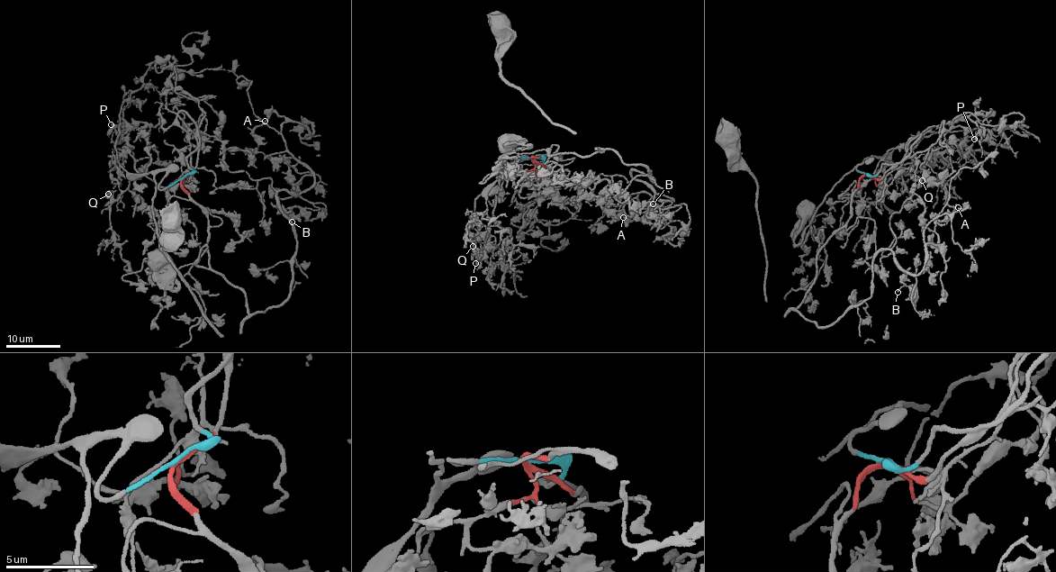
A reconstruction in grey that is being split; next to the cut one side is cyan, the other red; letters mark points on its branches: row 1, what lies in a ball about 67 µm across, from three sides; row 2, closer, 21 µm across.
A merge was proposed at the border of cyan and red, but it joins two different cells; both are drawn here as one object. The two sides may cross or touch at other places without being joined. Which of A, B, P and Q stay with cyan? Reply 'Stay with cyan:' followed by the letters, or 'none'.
Stay with cyan: P, Q

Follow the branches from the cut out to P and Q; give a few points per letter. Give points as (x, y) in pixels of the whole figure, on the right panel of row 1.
P: (866, 174), (856, 168), (867, 158), (895, 164), (925, 161), (930, 154), (957, 150), (965, 138), (974, 139)
Q: (866, 174), (856, 168), (874, 157), (889, 161), (898, 170), (898, 178), (901, 174), (923, 180)

